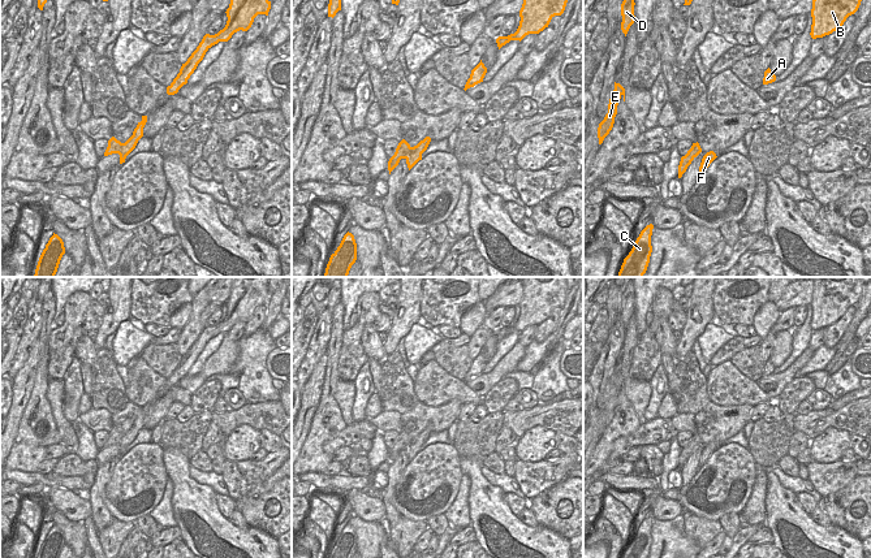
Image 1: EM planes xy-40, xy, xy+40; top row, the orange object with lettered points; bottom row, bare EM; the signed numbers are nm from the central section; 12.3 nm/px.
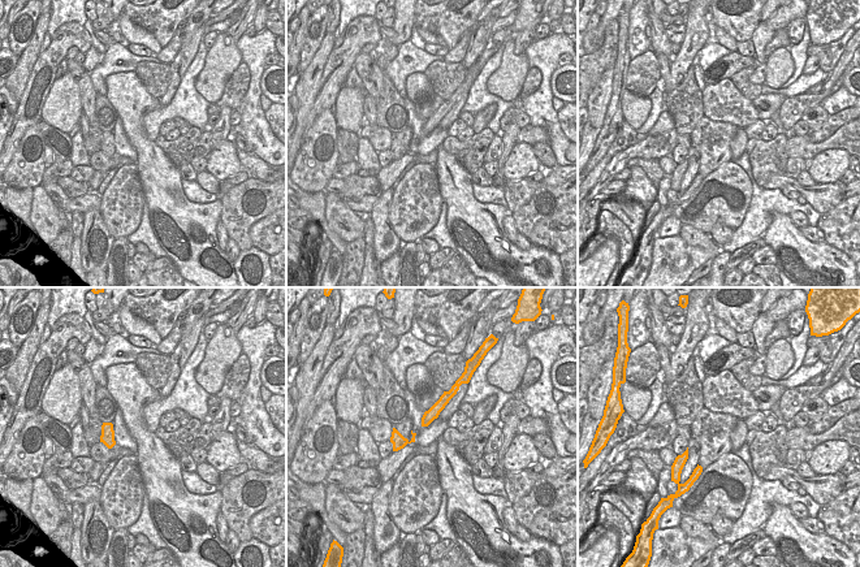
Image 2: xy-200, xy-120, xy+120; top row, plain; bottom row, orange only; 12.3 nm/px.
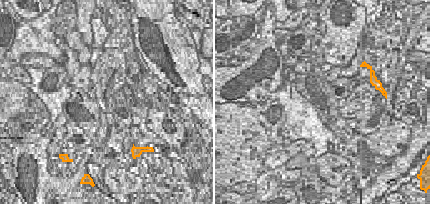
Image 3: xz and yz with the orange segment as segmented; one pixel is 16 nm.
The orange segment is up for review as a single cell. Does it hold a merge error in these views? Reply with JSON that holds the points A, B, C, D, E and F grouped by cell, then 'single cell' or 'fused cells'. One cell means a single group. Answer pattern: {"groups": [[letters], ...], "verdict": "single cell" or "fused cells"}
{"groups": [["A", "B", "C", "F"], ["D", "E"]], "verdict": "fused cells"}

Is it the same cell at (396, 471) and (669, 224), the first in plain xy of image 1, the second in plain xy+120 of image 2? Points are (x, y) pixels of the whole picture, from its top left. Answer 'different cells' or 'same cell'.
different cells

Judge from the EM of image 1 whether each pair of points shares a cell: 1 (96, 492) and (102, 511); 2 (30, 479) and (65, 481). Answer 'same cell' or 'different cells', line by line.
1: same cell
2: same cell

